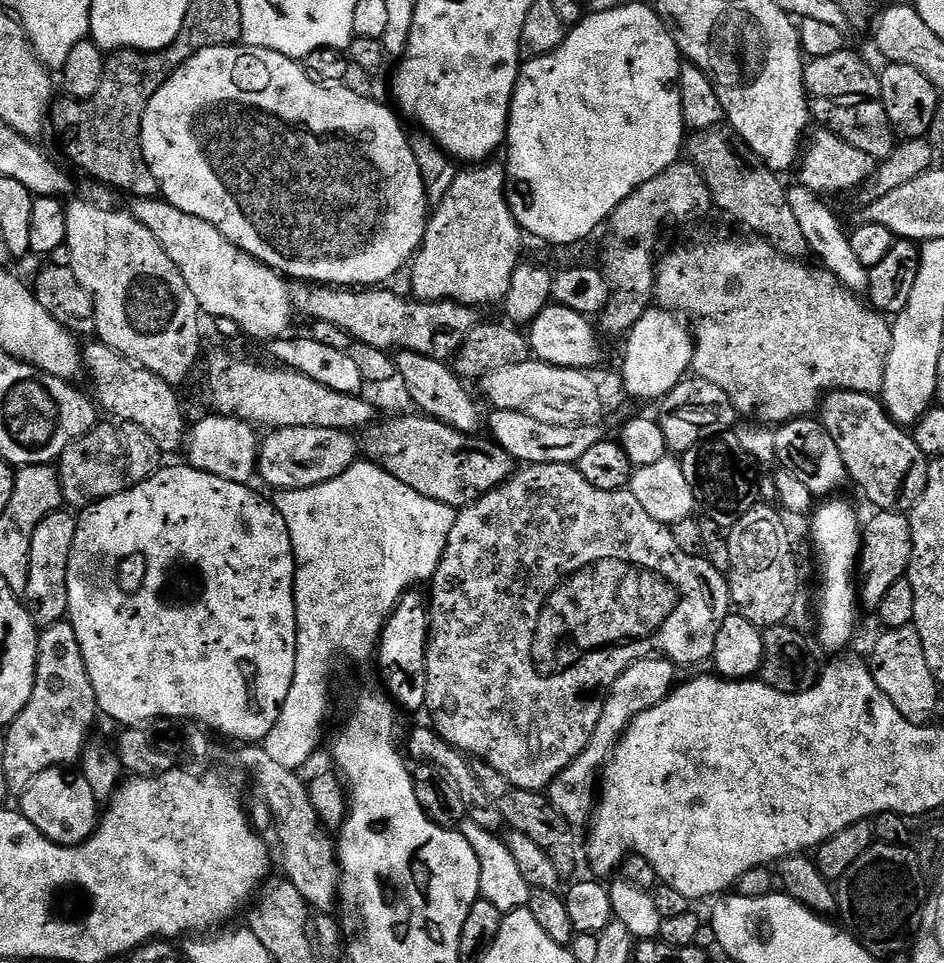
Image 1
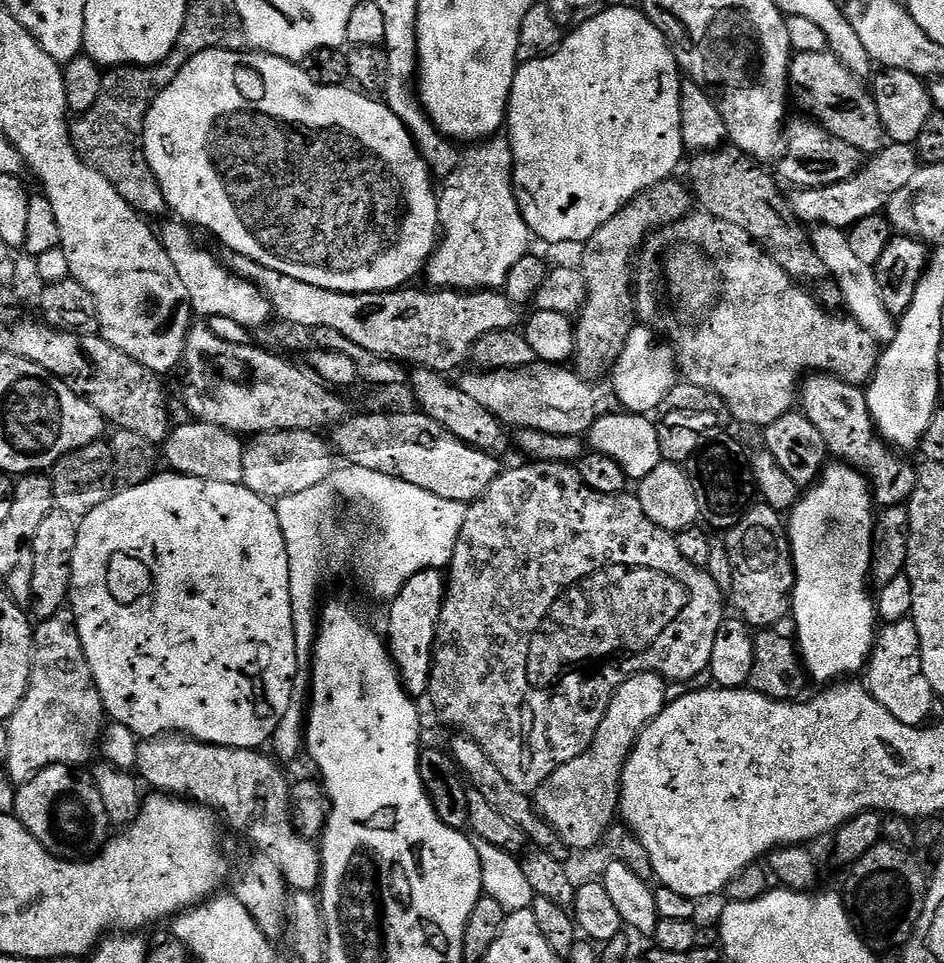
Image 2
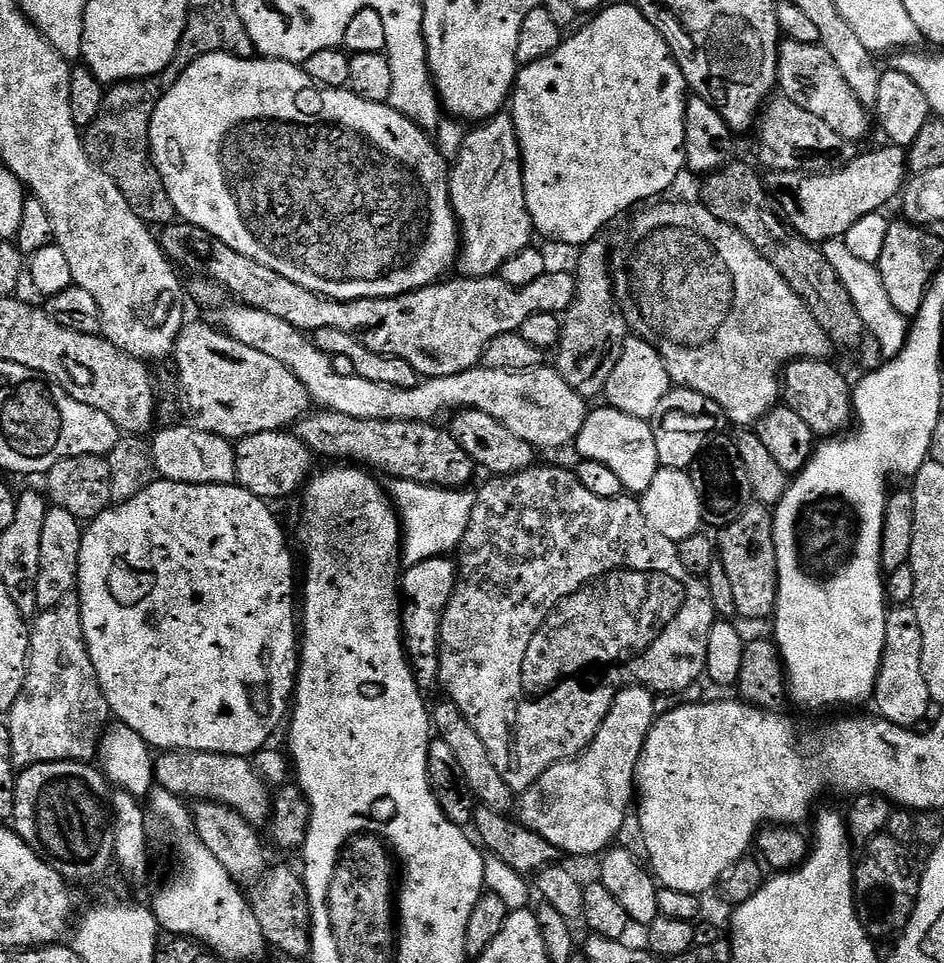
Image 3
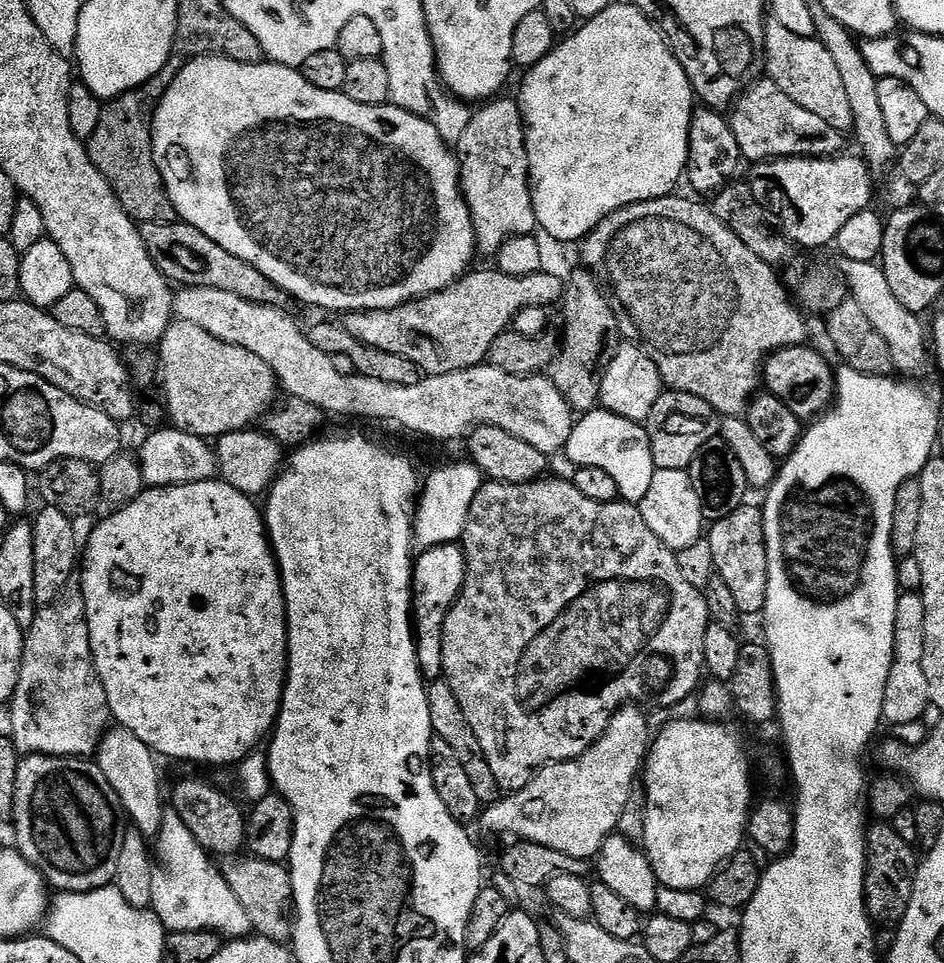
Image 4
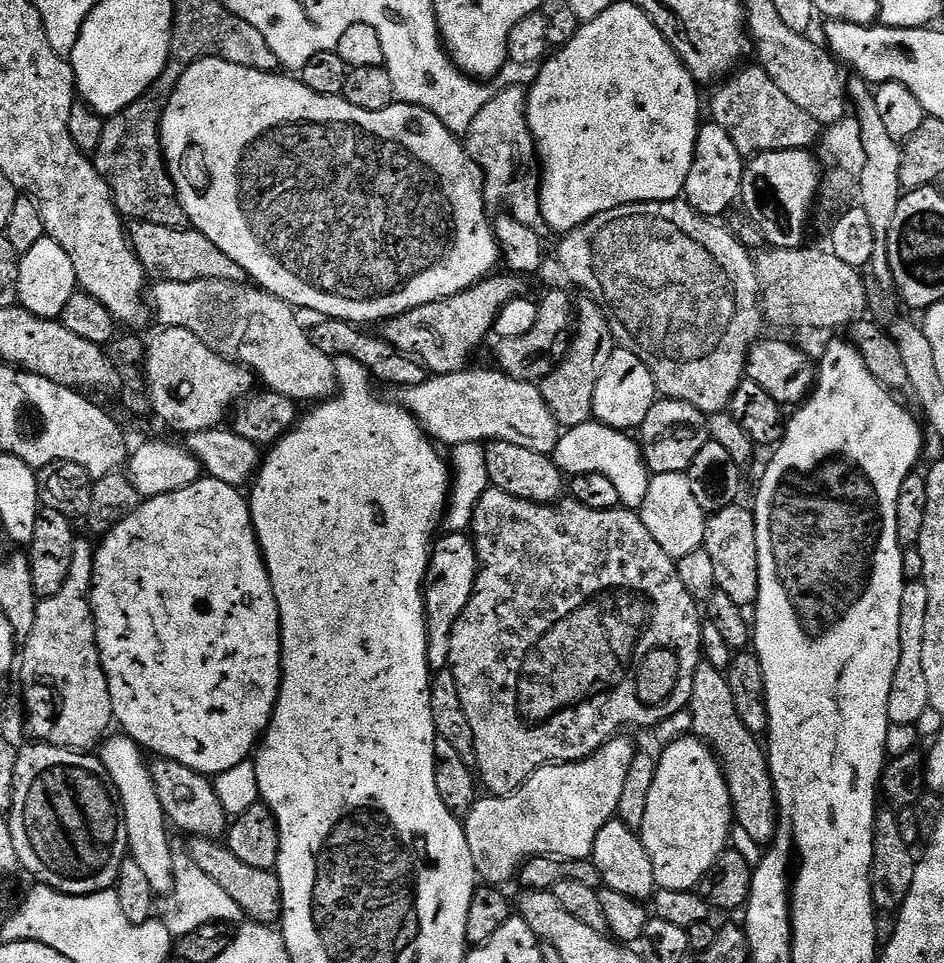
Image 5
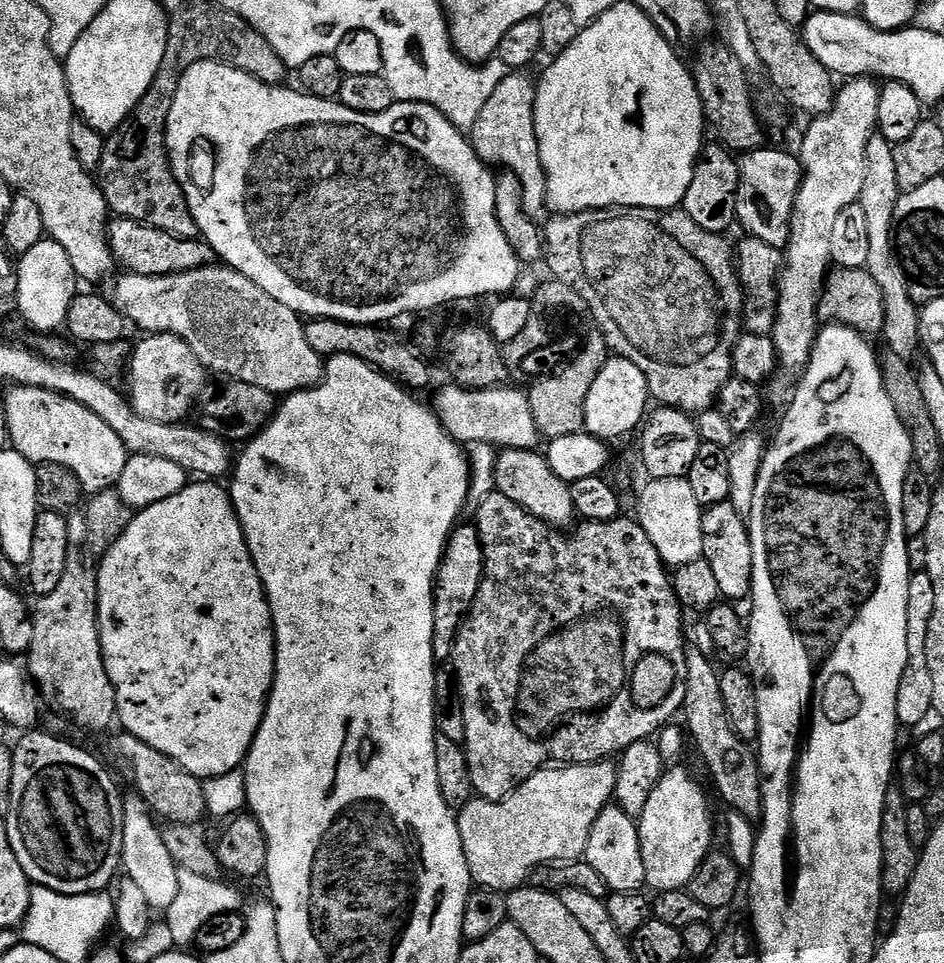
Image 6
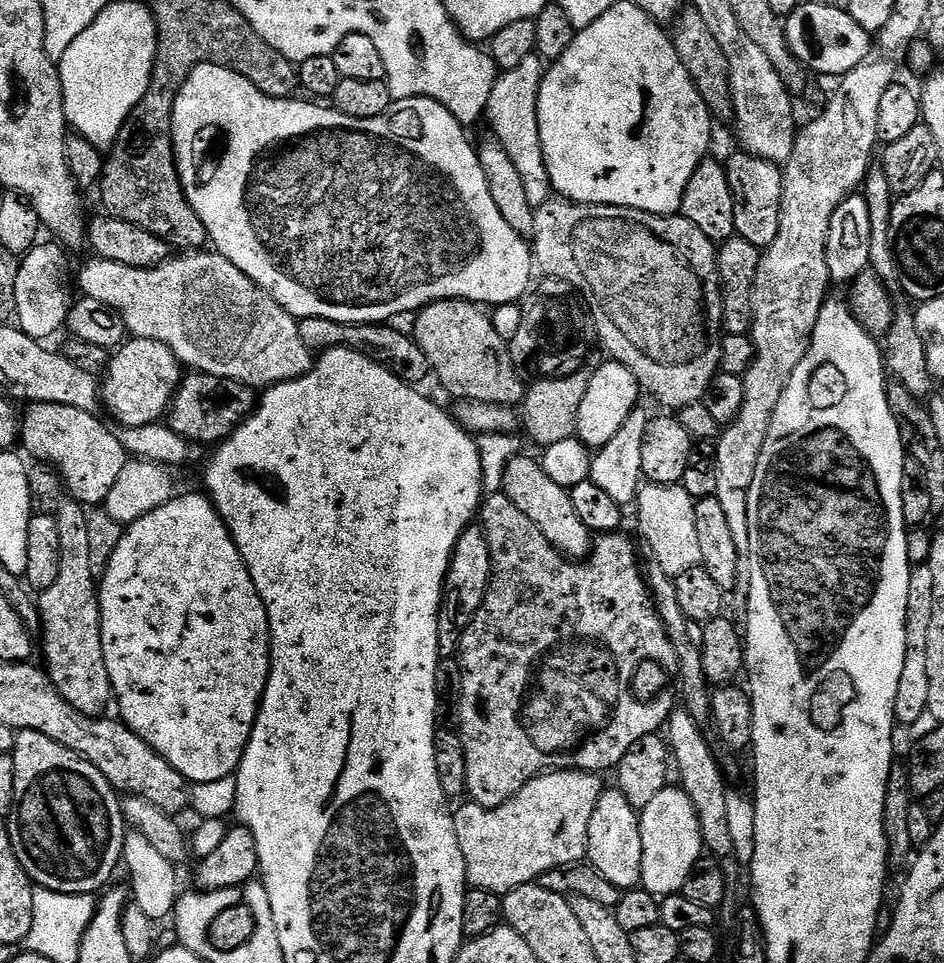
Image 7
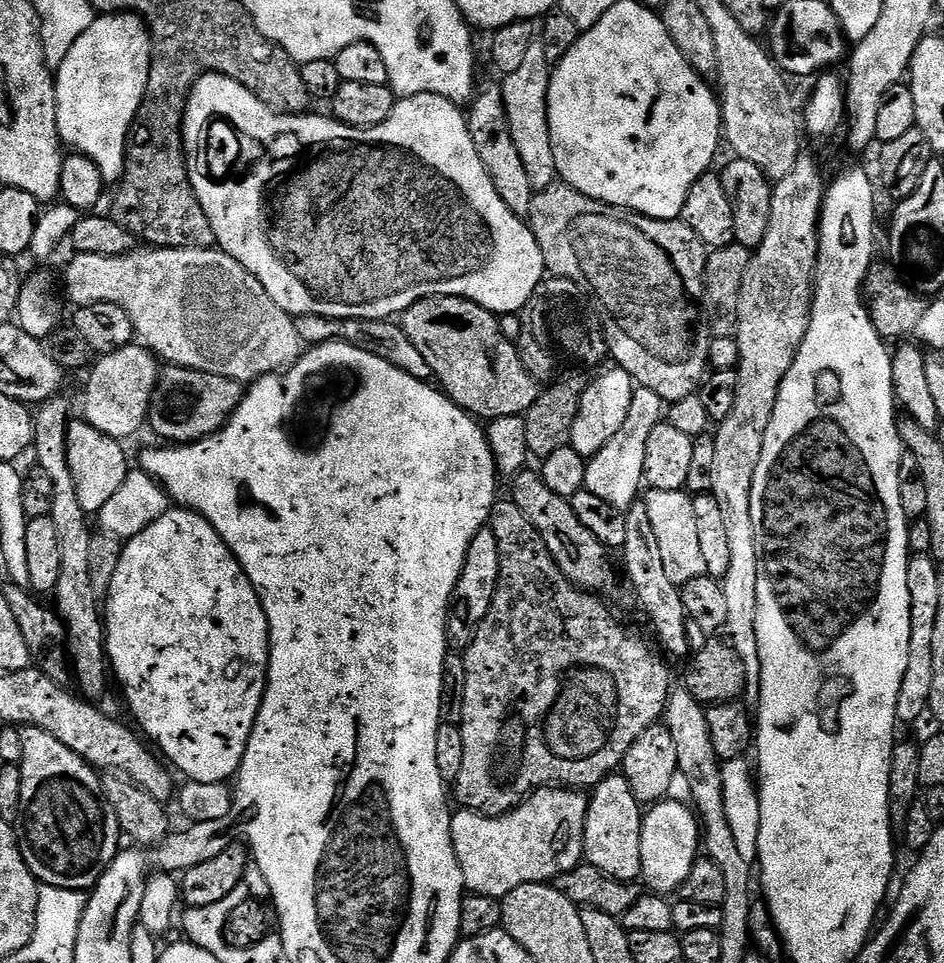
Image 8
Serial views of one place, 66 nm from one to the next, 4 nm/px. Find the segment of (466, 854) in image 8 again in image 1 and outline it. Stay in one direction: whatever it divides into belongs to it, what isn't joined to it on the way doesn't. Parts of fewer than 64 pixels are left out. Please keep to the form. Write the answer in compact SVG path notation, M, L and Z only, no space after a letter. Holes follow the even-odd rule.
M647 656L645 660L634 662L614 682L604 700L602 718L598 718L598 726L594 726L594 734L590 734L590 742L562 774L552 779L546 789L549 802L573 826L587 825L591 821L598 803L598 785L601 783L601 773L608 765L608 760L614 754L618 742L624 737L624 731L634 718L654 706L658 706L672 692L677 683L677 665L662 656Z

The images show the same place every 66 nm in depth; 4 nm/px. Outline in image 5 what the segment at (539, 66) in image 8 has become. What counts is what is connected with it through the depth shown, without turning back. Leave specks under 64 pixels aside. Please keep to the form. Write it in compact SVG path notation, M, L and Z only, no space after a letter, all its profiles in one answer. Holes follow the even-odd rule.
M501 87L478 110L470 130L462 143L468 149L468 157L482 173L484 199L489 205L505 204L507 211L522 222L537 230L545 227L540 205L540 177L536 140L528 125L528 94L523 87Z

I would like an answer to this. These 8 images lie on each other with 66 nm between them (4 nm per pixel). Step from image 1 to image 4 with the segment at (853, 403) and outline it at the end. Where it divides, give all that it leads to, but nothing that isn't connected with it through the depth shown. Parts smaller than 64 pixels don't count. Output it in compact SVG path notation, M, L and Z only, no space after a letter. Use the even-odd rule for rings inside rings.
M808 347L783 348L773 352L765 360L762 369L763 387L790 410L794 410L794 414L802 422L811 421L832 407L836 386L836 372L828 365L827 358Z

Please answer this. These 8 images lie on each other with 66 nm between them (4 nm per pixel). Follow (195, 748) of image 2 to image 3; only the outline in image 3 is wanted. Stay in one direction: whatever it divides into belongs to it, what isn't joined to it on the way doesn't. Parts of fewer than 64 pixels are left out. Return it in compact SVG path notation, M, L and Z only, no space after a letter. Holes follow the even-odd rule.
M164 750L155 757L155 783L188 802L213 800L234 809L246 822L257 826L269 823L274 796L265 777L246 756L227 756L217 752L177 752Z

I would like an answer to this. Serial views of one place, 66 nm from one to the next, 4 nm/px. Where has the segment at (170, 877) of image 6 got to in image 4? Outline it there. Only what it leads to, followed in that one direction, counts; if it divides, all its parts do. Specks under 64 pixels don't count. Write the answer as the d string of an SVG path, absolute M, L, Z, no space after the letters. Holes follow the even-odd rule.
M115 725L100 741L94 762L102 770L110 786L114 787L131 825L146 838L154 838L161 830L166 804L160 796L158 762L152 749L132 731Z

